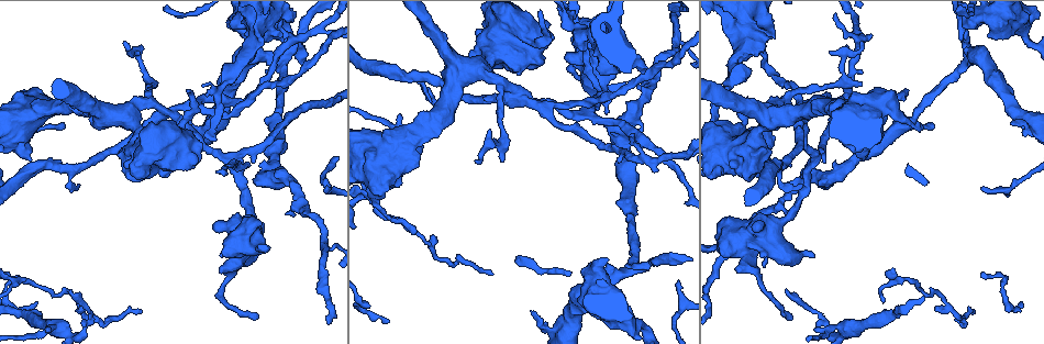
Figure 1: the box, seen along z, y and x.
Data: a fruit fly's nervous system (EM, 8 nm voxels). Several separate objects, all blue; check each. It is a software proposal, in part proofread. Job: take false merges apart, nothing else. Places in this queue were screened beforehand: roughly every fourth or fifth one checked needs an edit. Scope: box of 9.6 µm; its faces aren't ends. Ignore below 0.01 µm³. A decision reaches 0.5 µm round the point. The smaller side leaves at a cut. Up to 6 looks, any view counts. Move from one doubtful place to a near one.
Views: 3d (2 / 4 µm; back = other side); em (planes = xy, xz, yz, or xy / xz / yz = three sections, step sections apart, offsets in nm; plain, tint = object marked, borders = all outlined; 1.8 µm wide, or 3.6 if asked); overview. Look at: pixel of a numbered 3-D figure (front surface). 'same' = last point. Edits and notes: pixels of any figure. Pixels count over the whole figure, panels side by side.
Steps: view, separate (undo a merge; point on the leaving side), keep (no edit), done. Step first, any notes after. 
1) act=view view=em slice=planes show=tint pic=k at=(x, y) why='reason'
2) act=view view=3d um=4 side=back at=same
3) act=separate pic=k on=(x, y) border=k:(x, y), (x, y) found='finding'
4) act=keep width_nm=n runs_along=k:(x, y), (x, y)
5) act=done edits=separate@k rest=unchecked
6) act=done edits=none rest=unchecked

act=view view=em slice=planes show=tint pic=1 at=(324, 245) why='side arm on a straight run'

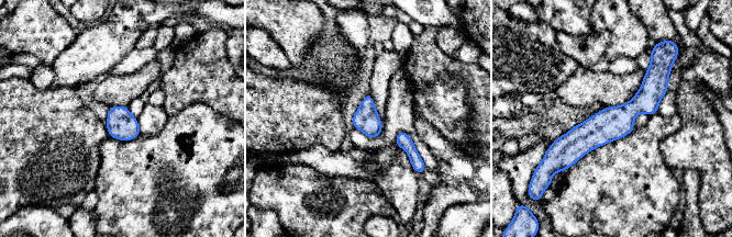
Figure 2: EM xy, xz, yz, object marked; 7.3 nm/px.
act=keep found='one neuron here'

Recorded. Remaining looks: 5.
act=view view=em um=3.6 slice=planes show=tint pic=1 at=(725, 153) why='calibre changes'

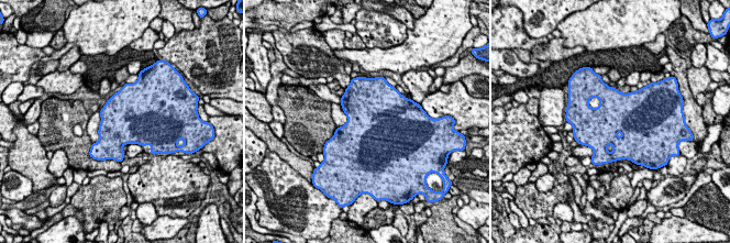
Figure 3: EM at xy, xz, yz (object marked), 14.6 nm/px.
act=keep found='one neuron here'

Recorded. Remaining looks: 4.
act=view view=3d um=4 pic=1 at=(175, 113)

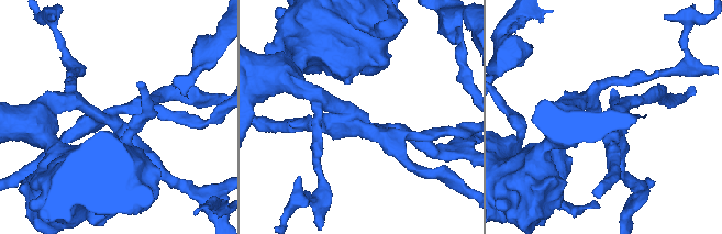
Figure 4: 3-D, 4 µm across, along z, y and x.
act=view view=em slice=xy step=16 show=tint pic=4 at=(110, 117) arms=4 why='now the EM'

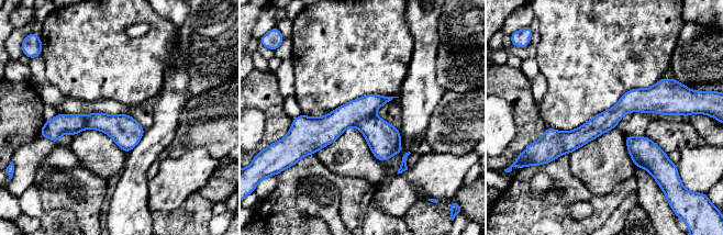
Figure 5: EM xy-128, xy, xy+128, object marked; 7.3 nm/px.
act=view view=em slice=planes show=borders at=same why='another direction'

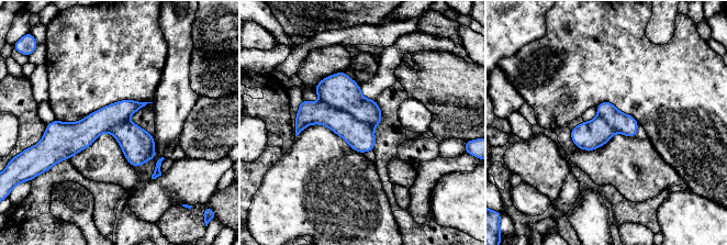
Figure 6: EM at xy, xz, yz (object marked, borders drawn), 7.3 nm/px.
act=separate pic=6 on=(360, 136) border=6:(320, 100), (348, 112), (373, 127) found='two neurons meet here'

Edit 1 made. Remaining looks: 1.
act=done edits=separate@6 rest=unchecked

